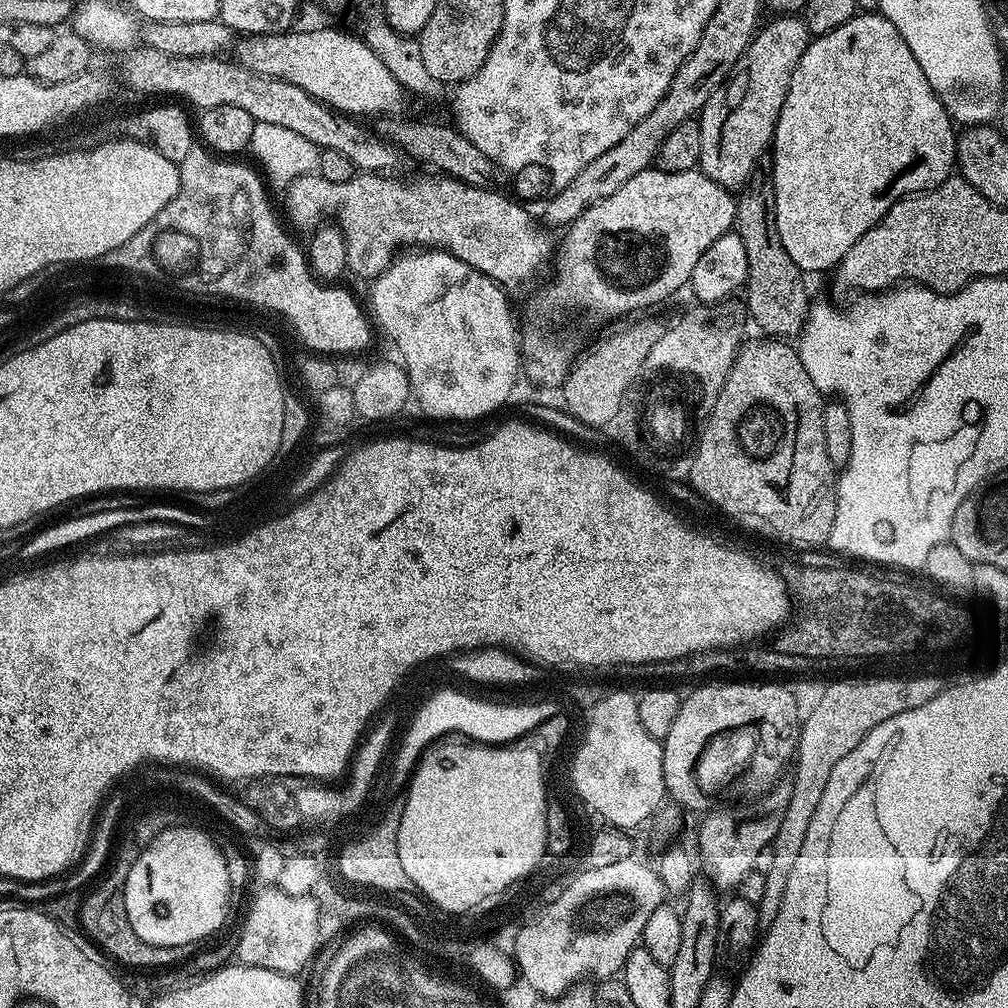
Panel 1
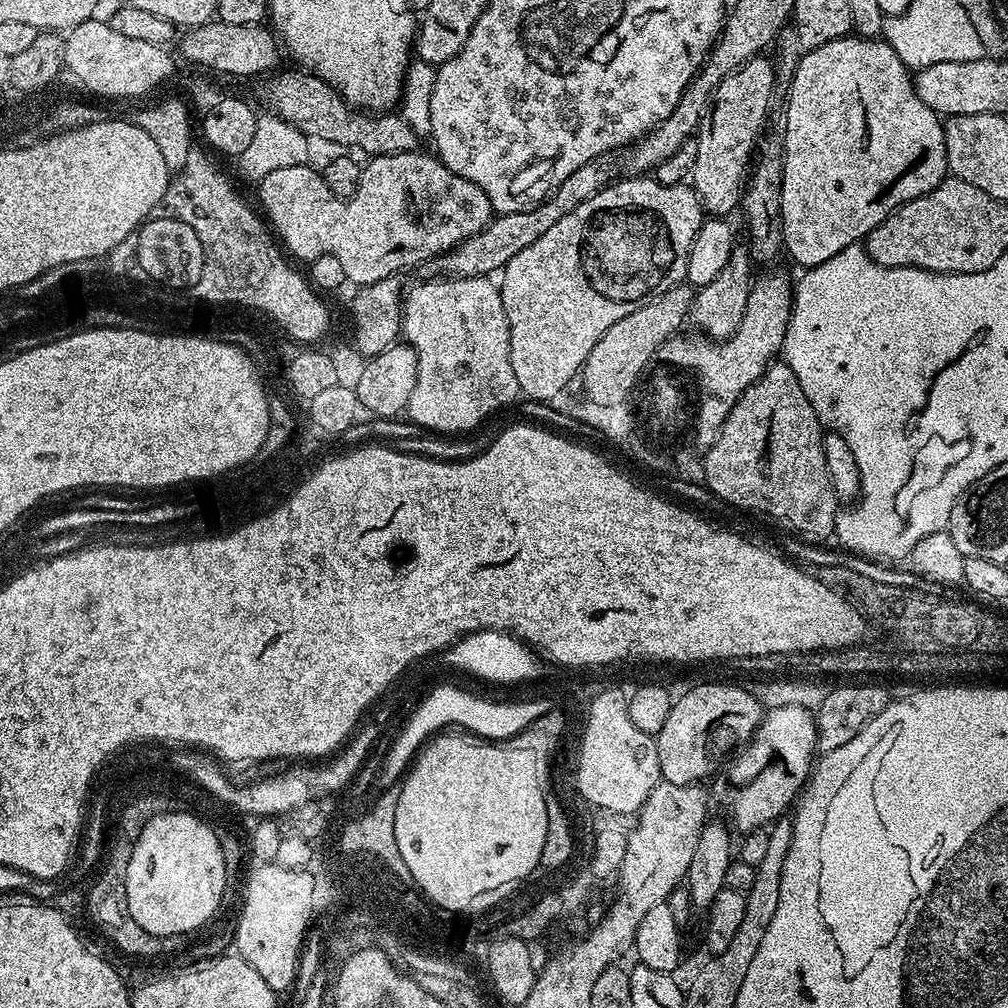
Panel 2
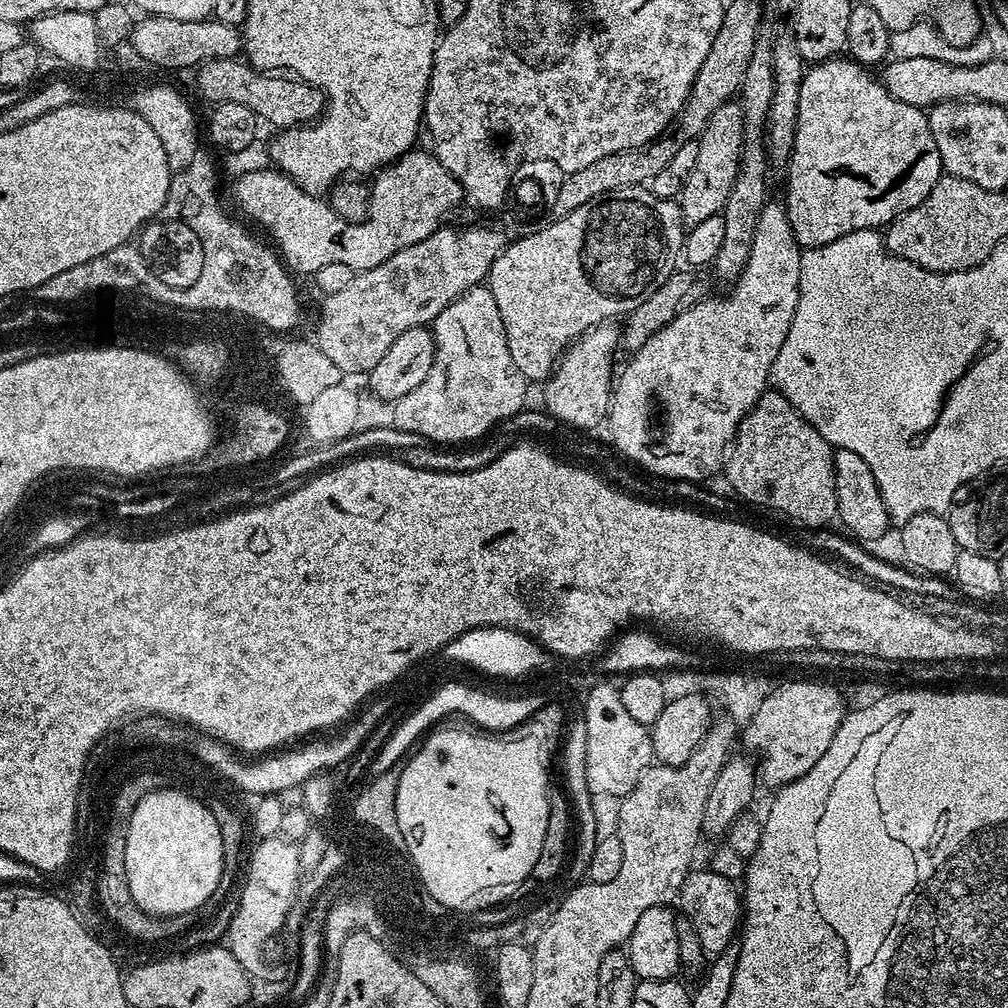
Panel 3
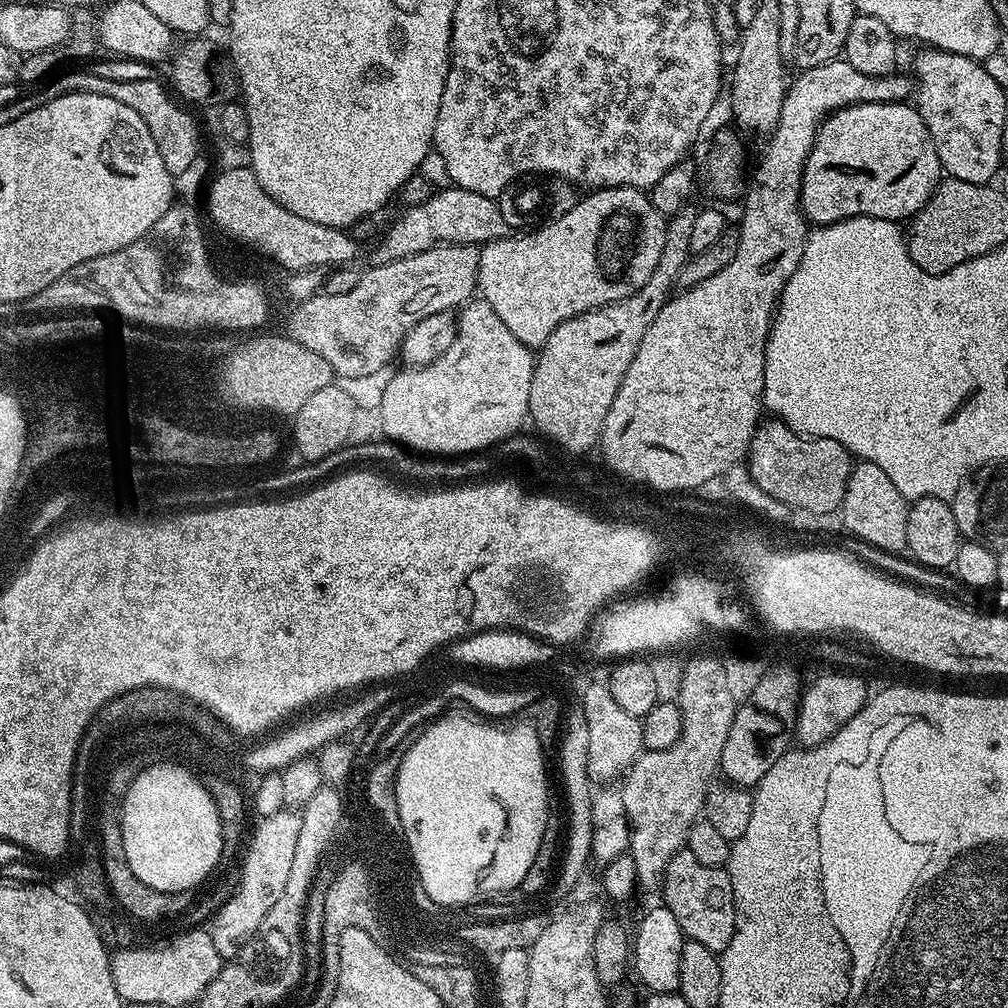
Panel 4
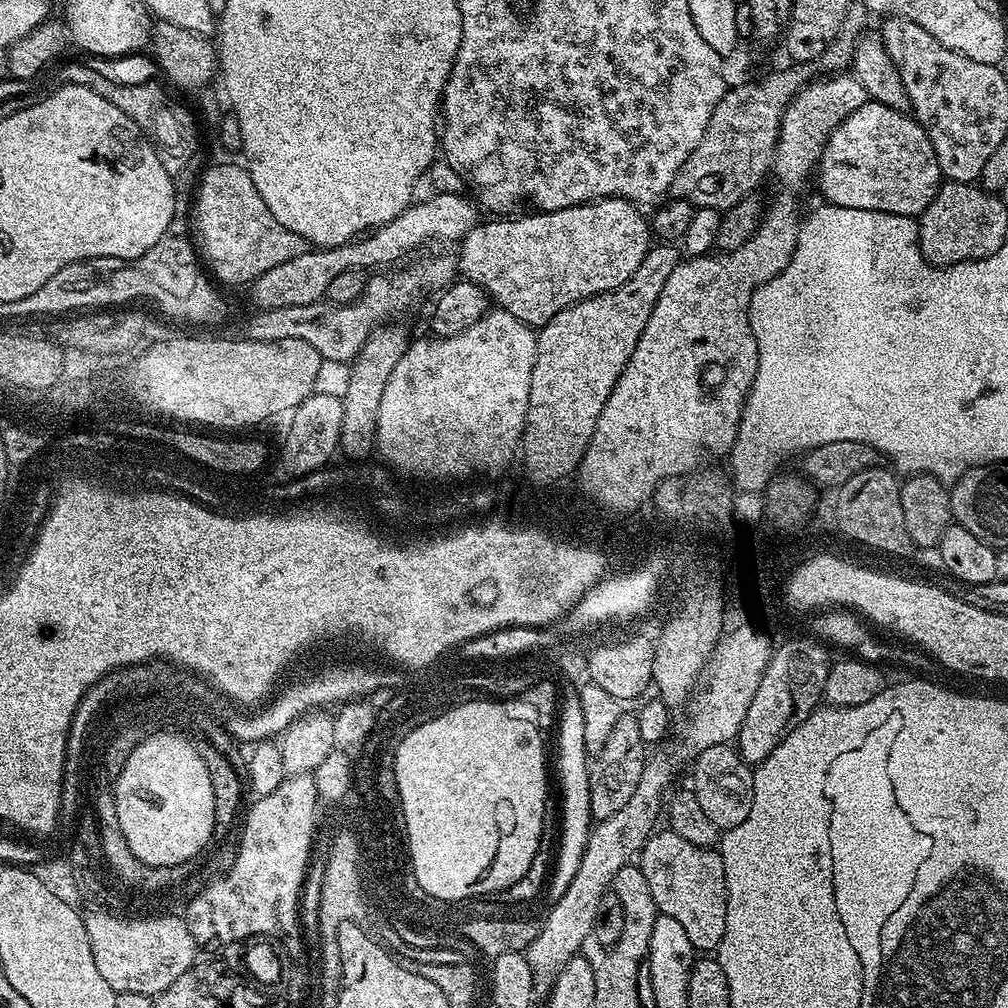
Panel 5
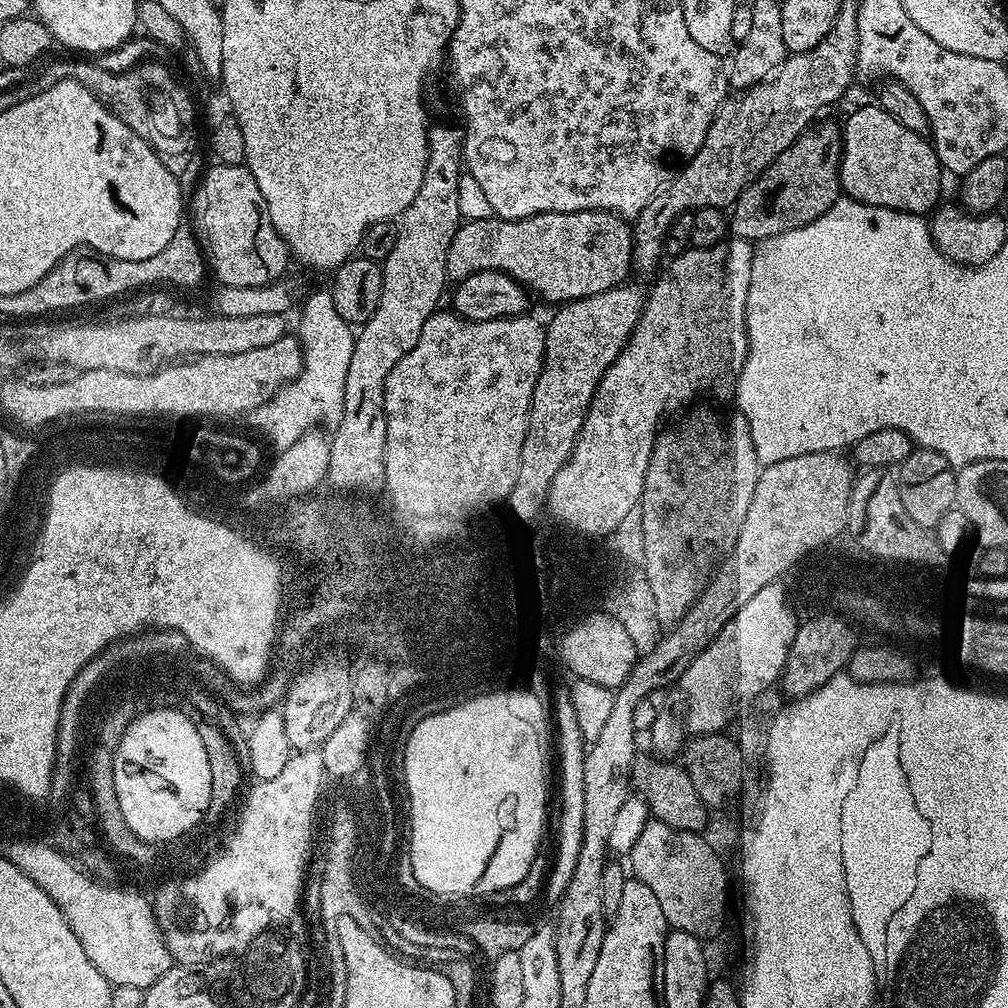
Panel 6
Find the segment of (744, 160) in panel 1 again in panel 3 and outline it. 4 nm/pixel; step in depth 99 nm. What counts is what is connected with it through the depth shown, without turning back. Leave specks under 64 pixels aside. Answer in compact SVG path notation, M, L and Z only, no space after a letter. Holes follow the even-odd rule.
M729 102L714 111L710 120L698 137L698 158L694 162L694 170L678 197L680 213L685 225L691 226L703 222L711 216L719 216L726 206L726 198L730 198L730 190L736 181L740 169L740 155L744 149L744 111L739 103Z

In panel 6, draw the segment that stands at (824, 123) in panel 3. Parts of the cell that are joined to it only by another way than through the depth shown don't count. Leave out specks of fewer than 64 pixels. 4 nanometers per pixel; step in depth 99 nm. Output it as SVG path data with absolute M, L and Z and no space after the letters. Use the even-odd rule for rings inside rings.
M869 102L865 108L856 108L848 116L848 121L843 121L842 135L844 137L844 153L840 159L840 187L843 195L850 200L857 200L863 204L870 206L882 206L883 208L892 208L895 212L914 212L917 214L928 214L937 207L936 199L940 196L940 176L942 177L942 169L940 159L936 156L936 149L925 137L914 134L914 130L906 130L906 126L902 126L902 122L898 122L898 118L894 118L890 114L886 114L886 110L882 110L880 105L875 102Z

